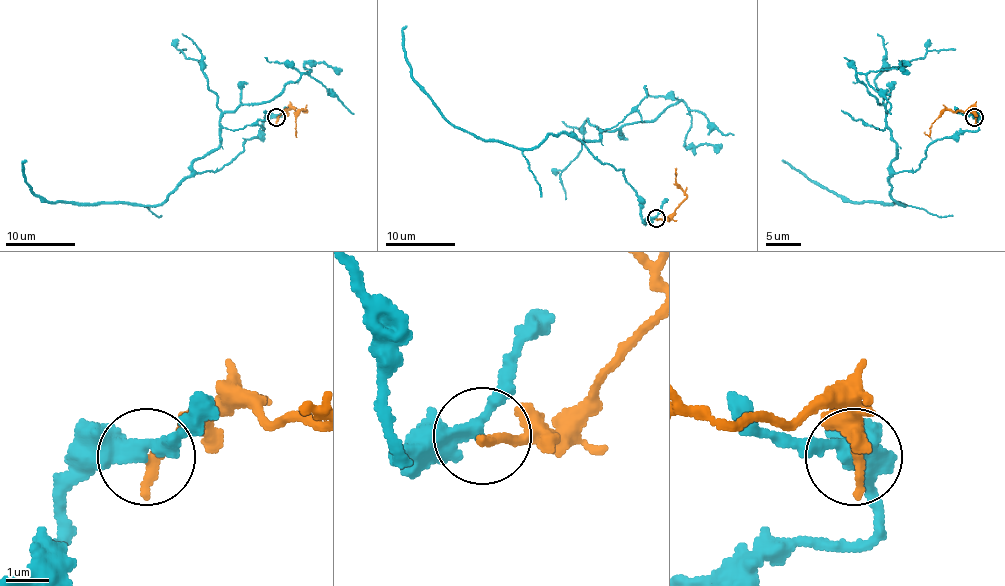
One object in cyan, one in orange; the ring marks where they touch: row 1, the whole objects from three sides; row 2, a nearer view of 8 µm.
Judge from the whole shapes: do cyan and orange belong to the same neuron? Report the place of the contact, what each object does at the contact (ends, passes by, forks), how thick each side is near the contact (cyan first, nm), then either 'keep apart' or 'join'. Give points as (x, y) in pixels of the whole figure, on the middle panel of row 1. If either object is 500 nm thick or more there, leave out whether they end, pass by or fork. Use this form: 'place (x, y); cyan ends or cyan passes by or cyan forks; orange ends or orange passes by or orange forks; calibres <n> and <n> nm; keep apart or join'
place (656, 218); cyan passes by; orange ends; calibres 340 and 260 nm; keep apart

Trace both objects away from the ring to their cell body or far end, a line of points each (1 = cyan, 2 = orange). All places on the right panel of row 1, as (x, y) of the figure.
1: (975, 117), (975, 131), (935, 140), (915, 170), (889, 179), (891, 196), (905, 205), (843, 201), (782, 159)
2: (975, 117), (971, 108), (945, 110), (931, 124), (928, 135), (924, 131)

